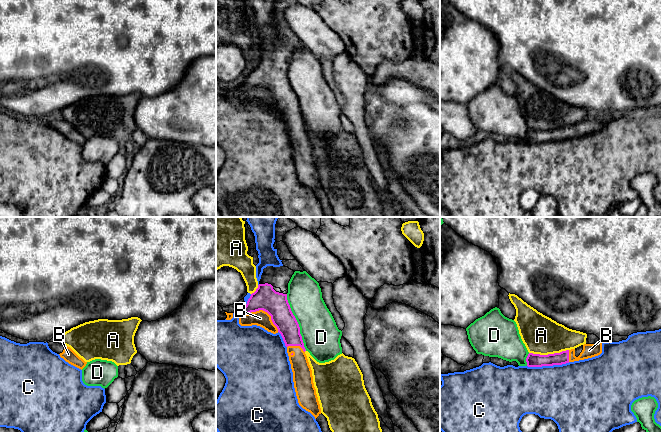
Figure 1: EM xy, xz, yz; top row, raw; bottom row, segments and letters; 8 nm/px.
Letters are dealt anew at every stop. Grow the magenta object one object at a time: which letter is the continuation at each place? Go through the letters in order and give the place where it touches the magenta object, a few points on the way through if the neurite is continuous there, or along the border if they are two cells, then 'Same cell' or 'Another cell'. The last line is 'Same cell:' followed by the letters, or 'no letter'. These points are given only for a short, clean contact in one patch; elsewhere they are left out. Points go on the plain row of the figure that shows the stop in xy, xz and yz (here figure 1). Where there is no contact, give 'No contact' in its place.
A: Touches magenta at yz (548, 130). Another cell
B: Touches magenta at xz (264, 86). Same cell
C: Touches magenta at yz (548, 141). Another cell
D: Touches magenta at xz (297, 98). Boundary: xz (286, 70), (286, 75), (298, 100), (299, 109), (306, 126). Another cell
Same cell: B

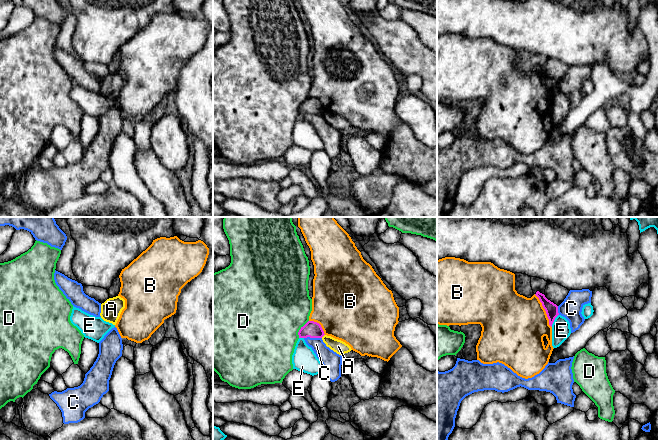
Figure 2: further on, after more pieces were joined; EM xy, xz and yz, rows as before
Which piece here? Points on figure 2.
A: Touches magenta at xz (322, 112). Boundary: xz (324, 110), (321, 113). Another cell
B: Touches magenta at yz (545, 86). Boundary: yz (534, 70), (541, 79), (548, 95), (548, 100), (551, 103). Another cell
C: Touches magenta at xz (312, 113). Another cell
D: Touches magenta at xz (300, 105). Another cell
E: Touches magenta at yz (554, 95). Another cell
Same cell: no letter

